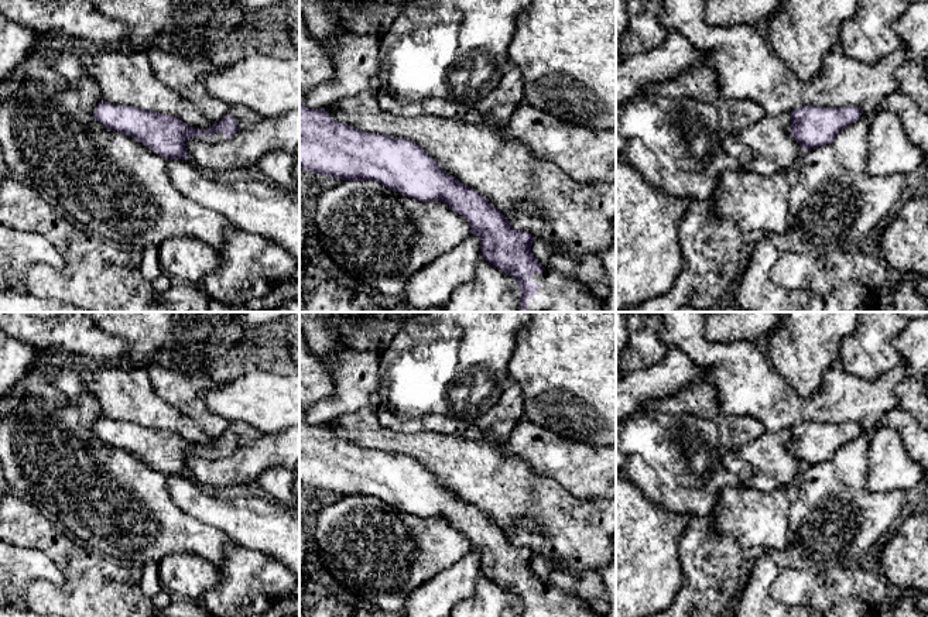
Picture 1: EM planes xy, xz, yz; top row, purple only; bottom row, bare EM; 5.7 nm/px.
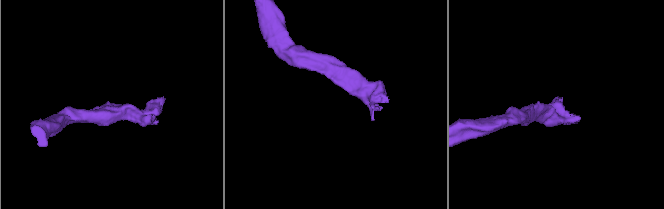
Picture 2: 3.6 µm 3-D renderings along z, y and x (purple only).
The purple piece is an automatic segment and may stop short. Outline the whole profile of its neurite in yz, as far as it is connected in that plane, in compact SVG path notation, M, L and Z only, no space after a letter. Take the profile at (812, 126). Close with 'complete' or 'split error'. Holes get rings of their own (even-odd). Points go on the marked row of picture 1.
M807 104L791 113L791 136L802 150L826 145L836 134L860 119L863 109L857 106L823 107Z; complete

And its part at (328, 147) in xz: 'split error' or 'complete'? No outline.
split error

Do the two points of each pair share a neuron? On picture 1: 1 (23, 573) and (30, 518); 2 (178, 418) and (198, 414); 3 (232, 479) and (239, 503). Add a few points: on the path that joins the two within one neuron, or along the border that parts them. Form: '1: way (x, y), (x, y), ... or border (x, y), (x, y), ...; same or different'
1: border (14, 544), (37, 548), (55, 564); different
2: border (158, 397), (185, 412), (211, 438); different
3: border (240, 490), (243, 492); different

